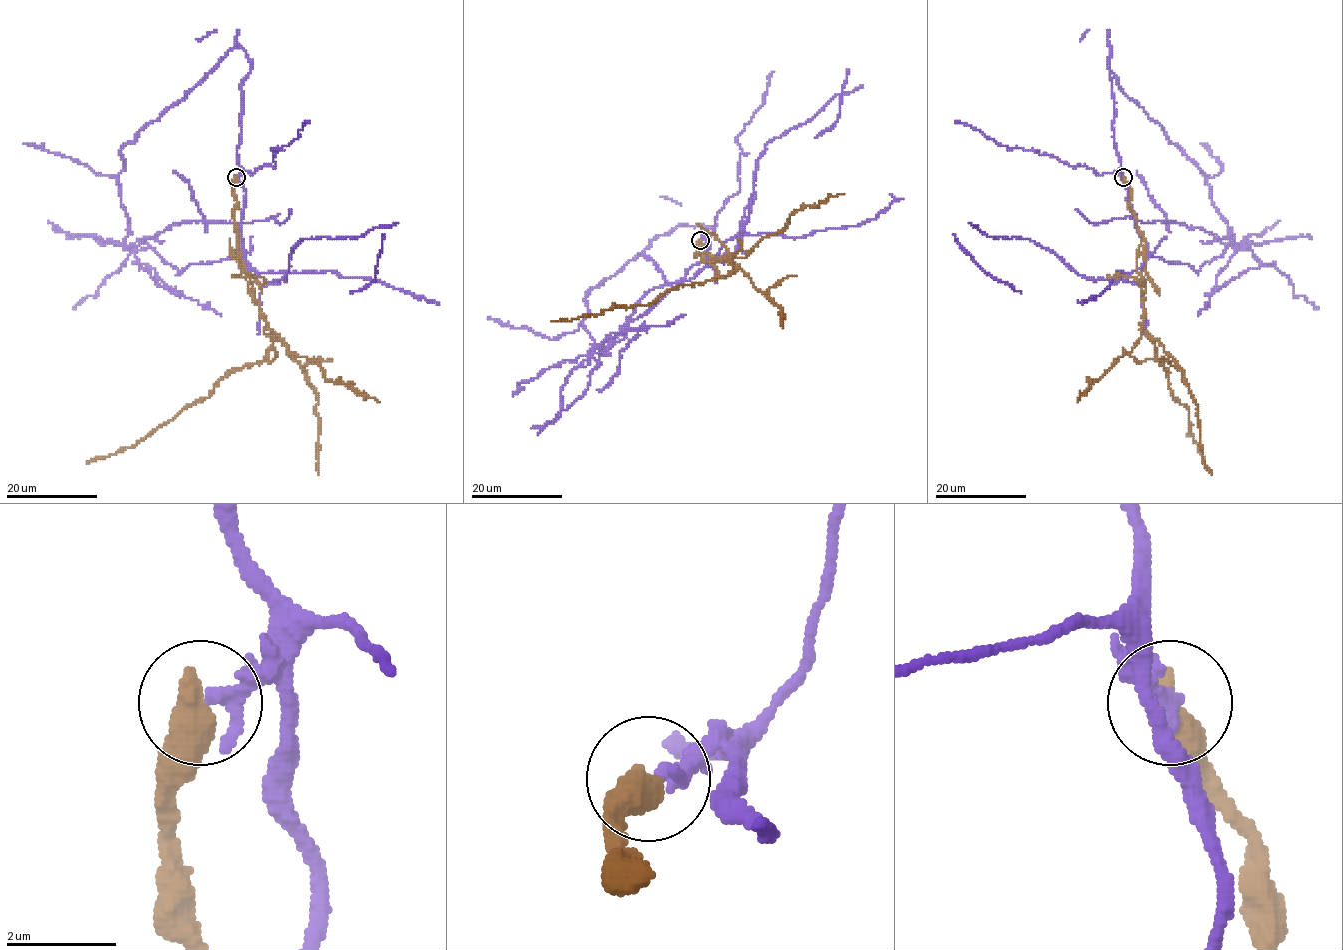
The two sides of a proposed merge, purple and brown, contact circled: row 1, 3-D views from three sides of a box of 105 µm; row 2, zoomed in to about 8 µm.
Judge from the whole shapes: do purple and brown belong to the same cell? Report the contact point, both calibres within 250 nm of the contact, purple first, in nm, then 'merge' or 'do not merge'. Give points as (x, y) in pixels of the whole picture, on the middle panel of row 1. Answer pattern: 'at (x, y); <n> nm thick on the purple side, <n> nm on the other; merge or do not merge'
at (700, 240); 150 nm thick on the purple side, 550 nm on the other; do not merge

